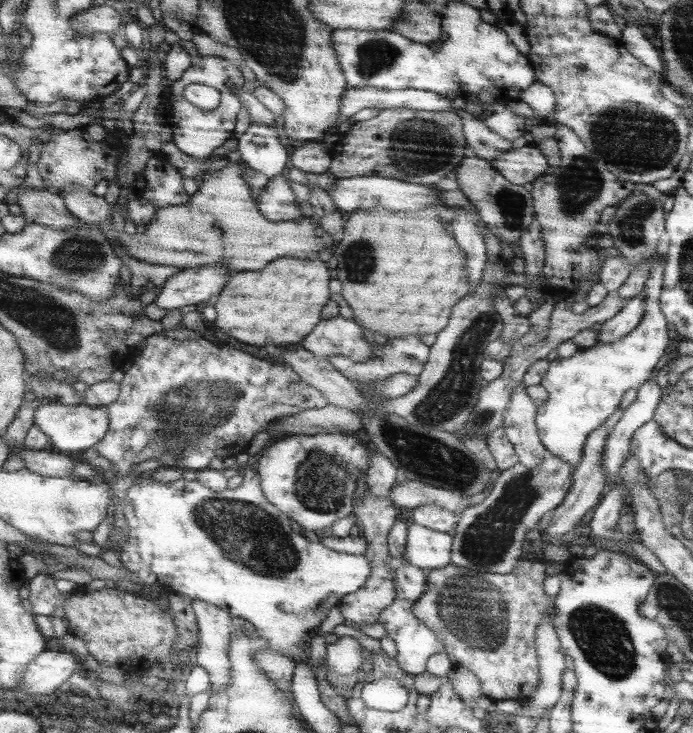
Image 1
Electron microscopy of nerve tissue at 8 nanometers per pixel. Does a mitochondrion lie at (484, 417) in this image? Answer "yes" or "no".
yes

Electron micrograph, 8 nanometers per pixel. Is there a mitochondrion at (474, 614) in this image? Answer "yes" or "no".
yes

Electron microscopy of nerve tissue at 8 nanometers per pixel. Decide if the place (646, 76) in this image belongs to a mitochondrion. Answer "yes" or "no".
no

